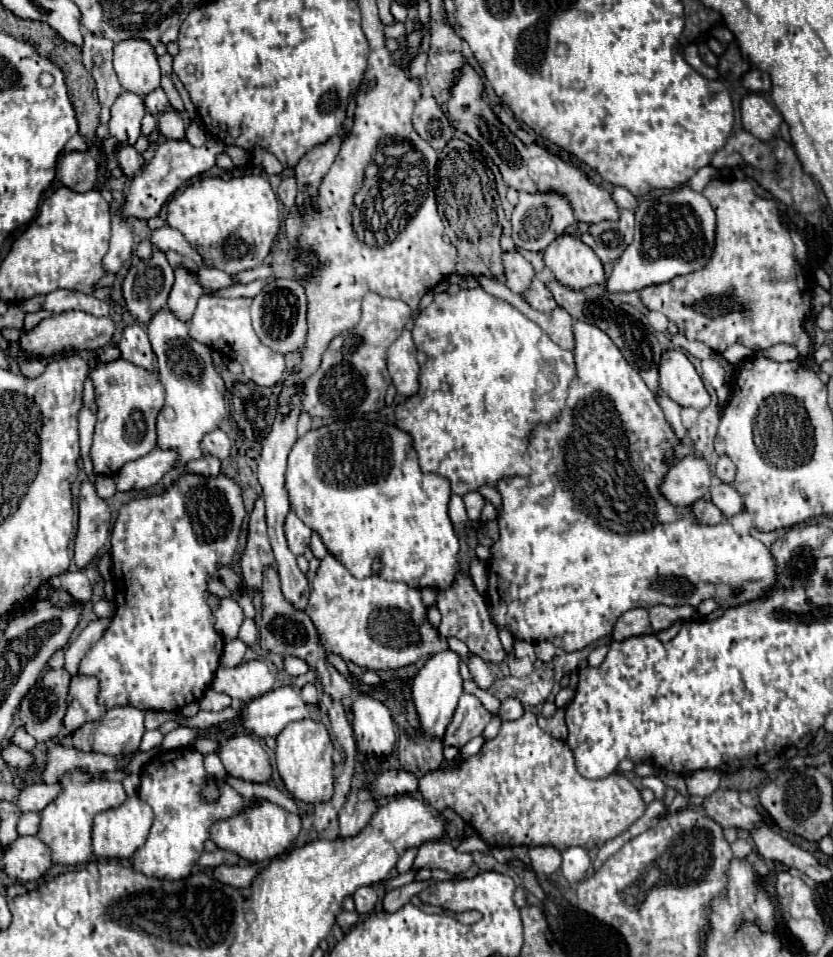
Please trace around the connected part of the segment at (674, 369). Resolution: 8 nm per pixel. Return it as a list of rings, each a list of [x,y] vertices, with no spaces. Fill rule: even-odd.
[[[665,351],[659,363],[659,387],[681,407],[705,409],[711,401],[699,373],[683,351]]]

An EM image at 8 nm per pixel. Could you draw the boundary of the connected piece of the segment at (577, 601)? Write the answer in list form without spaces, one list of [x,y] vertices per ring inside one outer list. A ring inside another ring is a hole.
[[[575,321],[573,333],[575,333],[575,351],[573,353],[575,353],[575,363],[577,363],[577,375],[569,385],[567,405],[565,405],[559,421],[539,425],[533,431],[527,453],[525,453],[525,461],[531,467],[531,475],[503,479],[497,485],[497,491],[503,497],[503,511],[497,517],[501,537],[491,547],[493,559],[489,563],[489,585],[487,585],[489,613],[491,613],[493,621],[497,625],[507,625],[509,633],[513,633],[515,639],[525,639],[529,643],[551,641],[555,647],[559,647],[563,651],[579,651],[601,637],[609,637],[615,621],[625,611],[635,609],[635,607],[643,607],[643,609],[649,609],[655,605],[697,607],[705,599],[717,599],[723,609],[729,609],[729,607],[737,607],[741,603],[749,603],[753,599],[765,599],[769,595],[769,591],[773,591],[773,587],[779,583],[777,563],[775,563],[769,547],[751,535],[737,535],[731,525],[697,525],[693,521],[693,513],[689,507],[677,507],[677,505],[669,503],[659,493],[659,483],[669,469],[669,465],[665,465],[663,459],[667,455],[671,455],[673,449],[681,441],[675,437],[673,429],[665,421],[663,411],[655,401],[655,395],[647,389],[643,379],[637,375],[637,371],[633,371],[633,367],[625,361],[625,357],[615,347],[615,343],[607,337],[607,333],[603,333],[597,325],[591,325],[585,321]]]

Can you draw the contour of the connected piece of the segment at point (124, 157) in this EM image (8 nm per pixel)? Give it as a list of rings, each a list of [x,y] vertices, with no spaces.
[[[119,147],[117,149],[117,161],[119,167],[123,169],[127,179],[133,179],[135,173],[143,167],[143,155],[135,150],[135,147]]]

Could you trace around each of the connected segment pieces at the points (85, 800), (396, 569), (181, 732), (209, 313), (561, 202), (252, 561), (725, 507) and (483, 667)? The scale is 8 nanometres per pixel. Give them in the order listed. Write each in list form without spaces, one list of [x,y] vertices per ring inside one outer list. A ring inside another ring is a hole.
[[[67,773],[61,779],[63,791],[59,793],[59,797],[41,811],[41,825],[37,837],[51,849],[53,861],[59,865],[87,863],[93,853],[91,845],[93,817],[111,807],[119,807],[127,797],[119,781],[93,779],[93,777],[99,777],[99,773]]]
[[[351,419],[311,429],[291,449],[285,489],[297,517],[321,537],[327,551],[341,561],[351,575],[359,579],[373,575],[373,559],[381,557],[381,579],[401,581],[413,589],[433,587],[437,591],[445,591],[455,583],[461,571],[461,549],[447,513],[451,499],[449,481],[437,473],[423,473],[419,469],[411,435],[397,425]]]
[[[177,727],[173,729],[171,733],[165,735],[163,739],[163,749],[181,749],[181,747],[191,747],[195,739],[201,737],[201,731],[199,729],[193,729],[193,727]]]
[[[201,297],[195,309],[195,315],[189,323],[189,335],[207,345],[209,349],[217,351],[225,359],[235,359],[243,365],[243,373],[247,379],[261,387],[273,387],[279,383],[283,371],[285,371],[285,357],[279,351],[273,351],[265,347],[253,327],[251,327],[251,317],[249,317],[249,297],[239,297],[239,299],[223,299],[223,297]]]
[[[519,193],[519,203],[511,215],[511,239],[517,249],[543,251],[553,239],[575,223],[571,205],[557,193]]]
[[[259,497],[249,515],[247,545],[239,559],[245,587],[251,591],[259,591],[261,581],[263,581],[263,569],[273,563],[275,563],[275,559],[273,559],[271,543],[269,543],[267,531],[265,531],[265,505],[263,505],[263,499]]]
[[[717,483],[711,487],[711,501],[713,505],[729,519],[729,517],[735,517],[737,513],[743,511],[743,499],[741,495],[737,493],[737,489],[729,483]]]
[[[471,653],[471,657],[469,657],[465,663],[467,663],[467,667],[469,667],[469,671],[471,671],[473,679],[477,681],[477,685],[479,685],[481,689],[487,689],[487,687],[491,687],[491,683],[493,683],[493,677],[491,677],[491,673],[489,673],[489,667],[487,667],[487,663],[485,663],[485,661],[483,661],[479,655]]]

